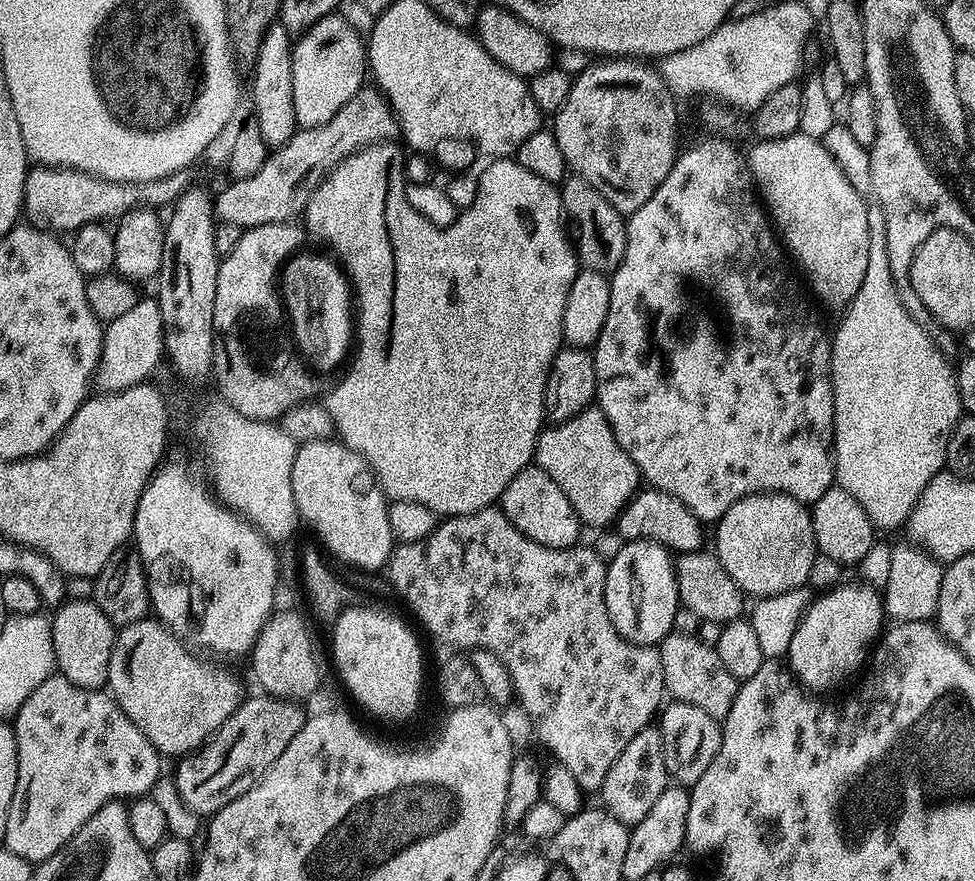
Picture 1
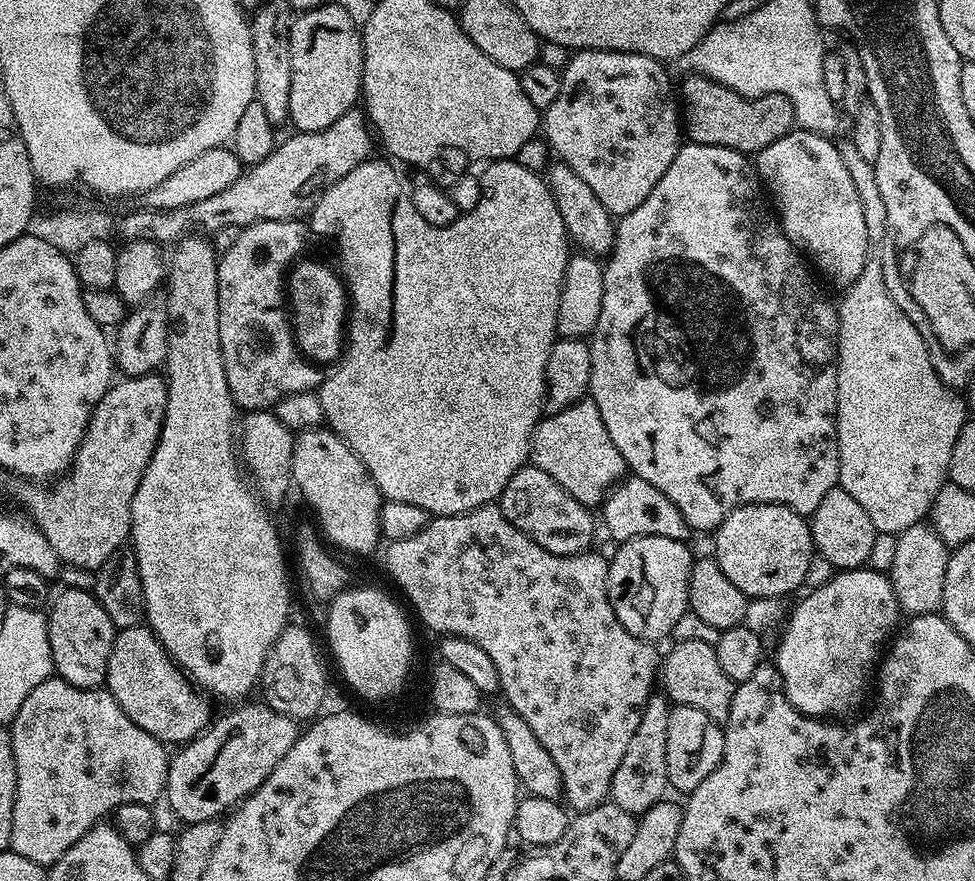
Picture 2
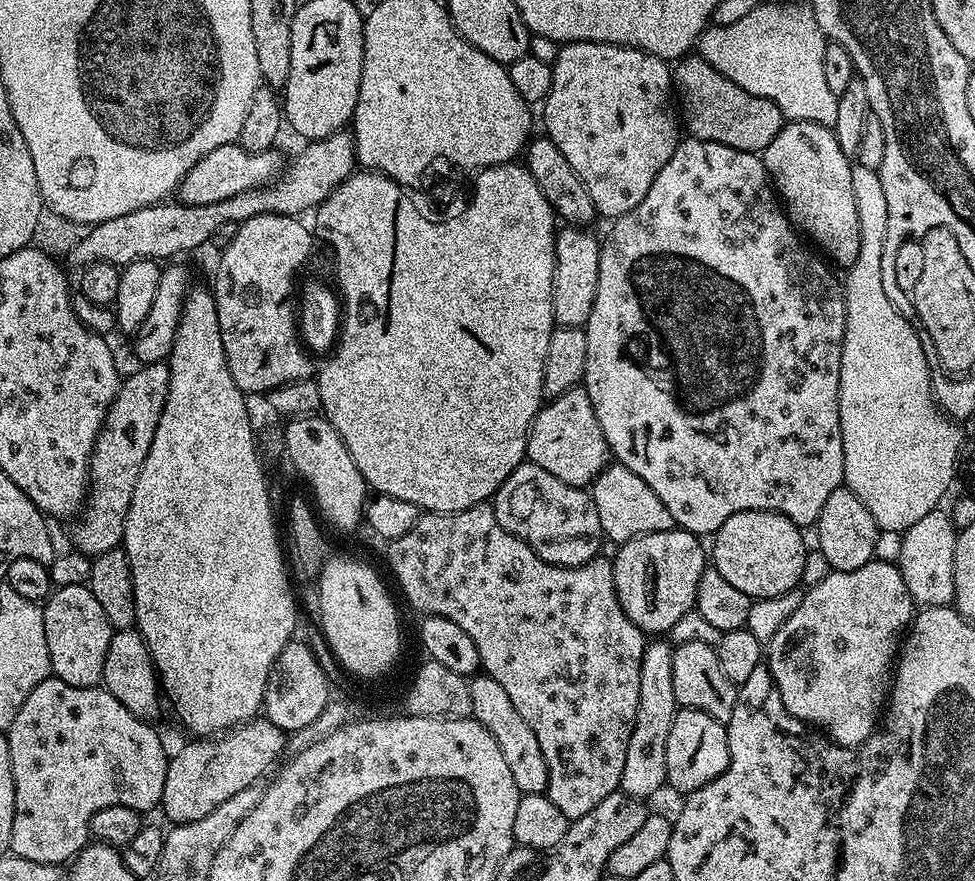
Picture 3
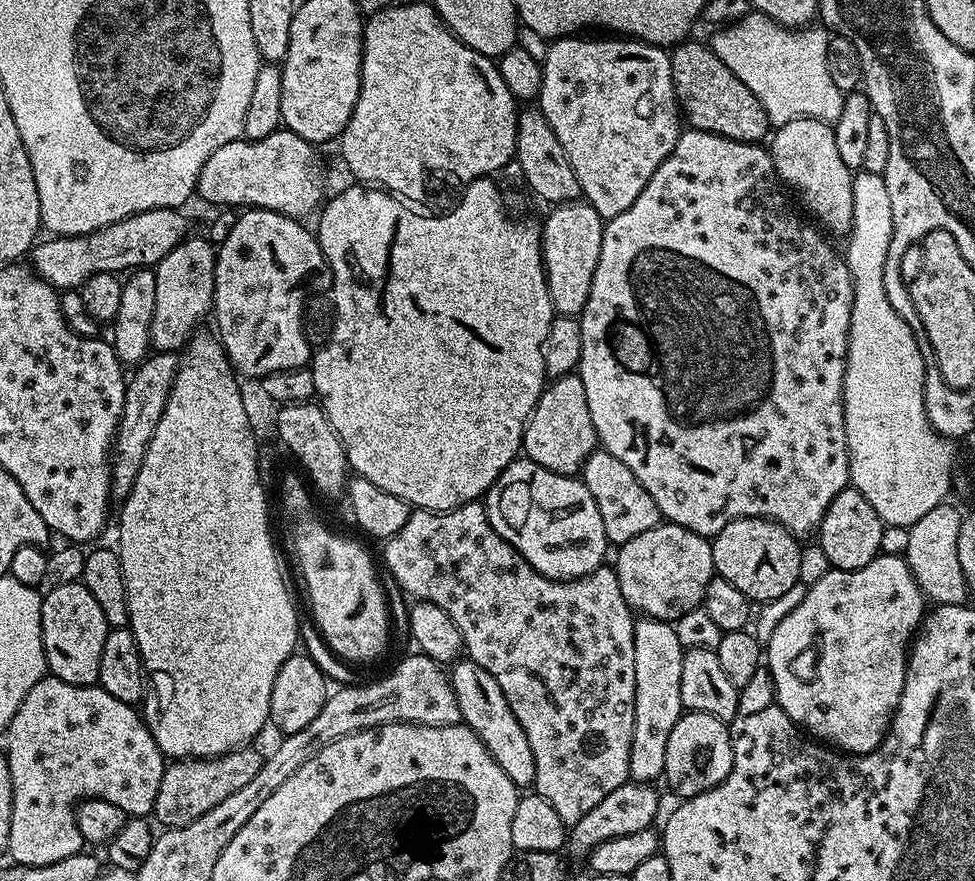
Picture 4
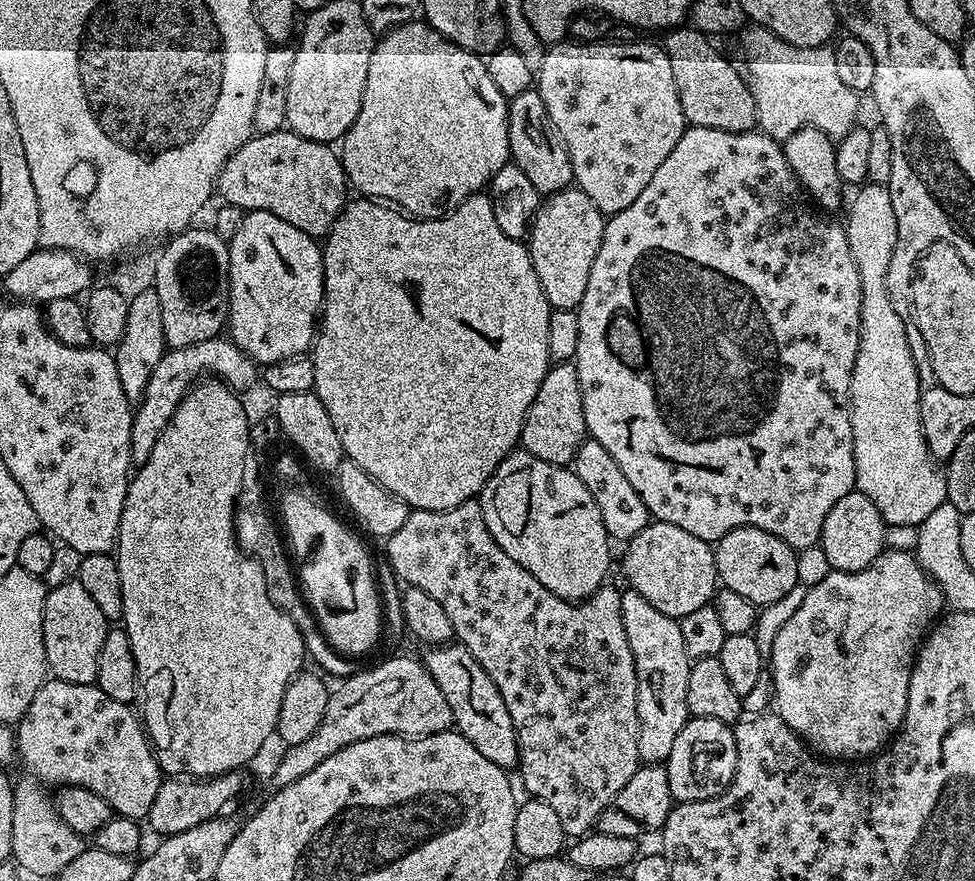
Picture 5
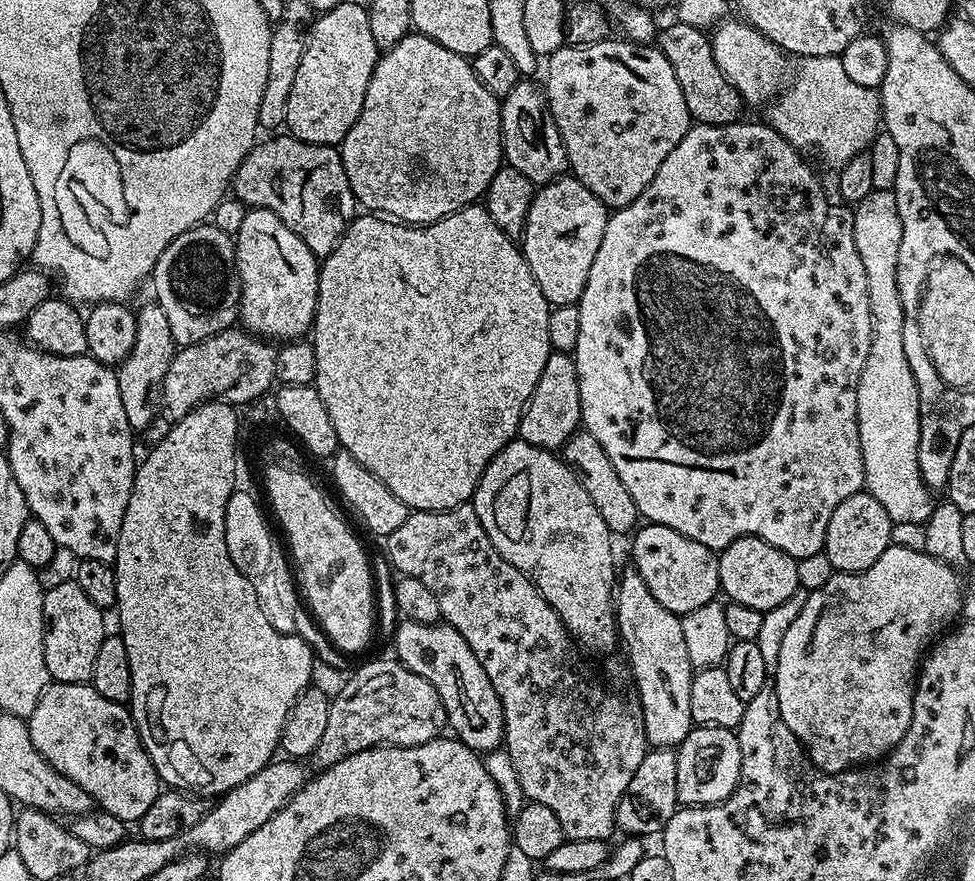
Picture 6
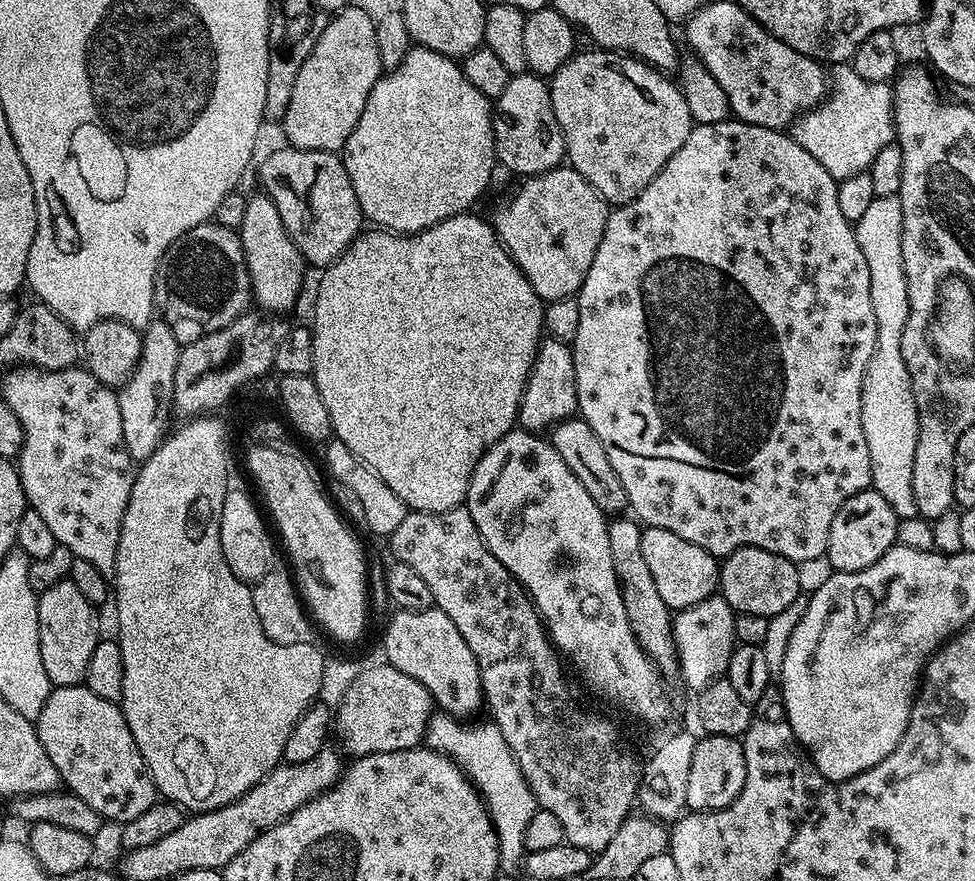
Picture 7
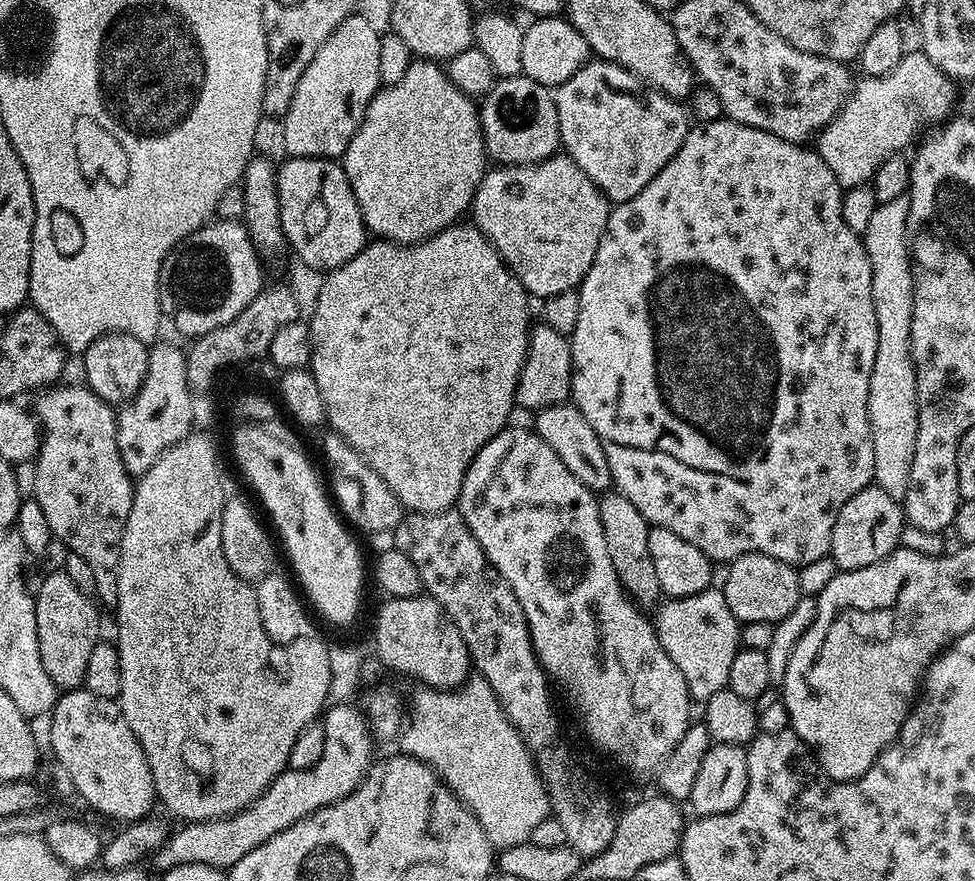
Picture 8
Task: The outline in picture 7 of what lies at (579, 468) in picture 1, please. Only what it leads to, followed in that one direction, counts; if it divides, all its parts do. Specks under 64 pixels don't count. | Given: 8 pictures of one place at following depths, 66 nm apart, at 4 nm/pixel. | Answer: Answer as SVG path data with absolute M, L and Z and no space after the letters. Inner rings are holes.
M545 339L536 352L536 361L532 364L528 381L524 387L518 417L519 427L525 432L543 433L577 415L577 398L578 386L574 374L574 358L571 347L563 340Z

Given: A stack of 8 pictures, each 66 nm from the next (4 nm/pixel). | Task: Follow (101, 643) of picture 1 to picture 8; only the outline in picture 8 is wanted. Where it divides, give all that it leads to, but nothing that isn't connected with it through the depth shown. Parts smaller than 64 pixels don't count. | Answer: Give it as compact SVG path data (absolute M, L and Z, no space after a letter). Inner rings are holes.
M52 570L47 574L49 576L41 582L40 589L34 592L38 650L42 654L42 666L46 666L46 674L50 674L57 689L71 690L83 685L90 654L94 646L101 643L100 616L96 613L93 597L82 594L64 571Z

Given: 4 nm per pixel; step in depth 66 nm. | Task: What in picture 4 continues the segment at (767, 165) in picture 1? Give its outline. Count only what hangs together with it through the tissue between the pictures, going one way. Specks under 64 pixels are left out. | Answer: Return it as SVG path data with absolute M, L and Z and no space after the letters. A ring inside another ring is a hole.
M797 116L795 120L779 125L775 132L771 137L773 140L772 144L770 143L770 151L777 176L791 189L794 196L796 191L795 199L797 201L800 199L804 203L803 211L805 213L808 211L807 215L817 225L823 226L833 237L847 237L854 222L854 190L852 189L854 172L838 155L832 124Z

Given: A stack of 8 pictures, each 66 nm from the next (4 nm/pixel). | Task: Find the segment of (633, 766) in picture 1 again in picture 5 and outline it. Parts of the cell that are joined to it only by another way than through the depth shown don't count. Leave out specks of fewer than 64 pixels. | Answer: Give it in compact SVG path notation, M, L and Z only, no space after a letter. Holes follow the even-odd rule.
M631 590L621 591L622 626L626 626L626 638L630 638L630 654L634 654L634 666L638 678L638 754L644 764L663 765L668 759L670 749L674 746L674 738L678 738L678 730L690 718L686 690L690 683L690 670L693 661L686 650L686 642L682 638L679 619L662 614L642 594Z

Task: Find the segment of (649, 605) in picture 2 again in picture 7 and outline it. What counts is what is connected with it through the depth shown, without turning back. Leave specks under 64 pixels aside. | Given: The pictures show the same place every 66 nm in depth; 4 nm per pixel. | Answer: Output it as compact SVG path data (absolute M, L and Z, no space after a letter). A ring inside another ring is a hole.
M645 527L642 531L642 555L646 558L646 567L654 578L658 594L668 608L689 608L717 591L720 583L717 557L702 550L702 546L694 546L694 542L686 542L686 538L678 538L678 534L670 530Z

